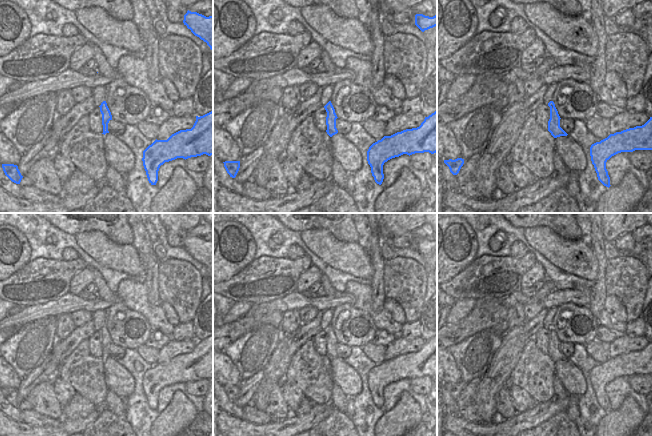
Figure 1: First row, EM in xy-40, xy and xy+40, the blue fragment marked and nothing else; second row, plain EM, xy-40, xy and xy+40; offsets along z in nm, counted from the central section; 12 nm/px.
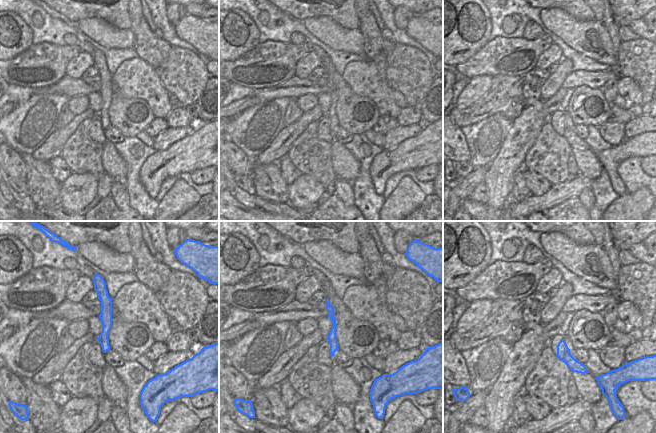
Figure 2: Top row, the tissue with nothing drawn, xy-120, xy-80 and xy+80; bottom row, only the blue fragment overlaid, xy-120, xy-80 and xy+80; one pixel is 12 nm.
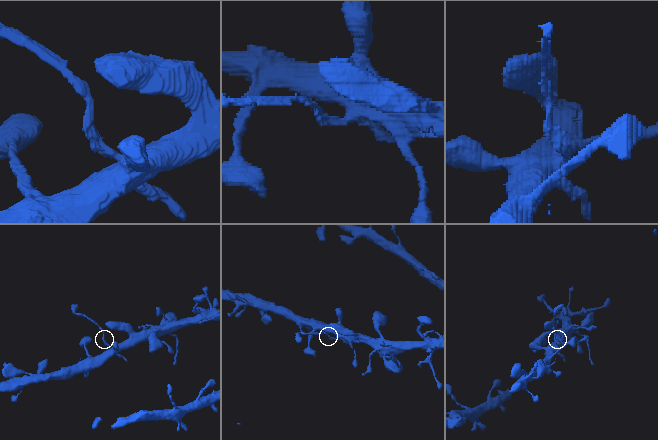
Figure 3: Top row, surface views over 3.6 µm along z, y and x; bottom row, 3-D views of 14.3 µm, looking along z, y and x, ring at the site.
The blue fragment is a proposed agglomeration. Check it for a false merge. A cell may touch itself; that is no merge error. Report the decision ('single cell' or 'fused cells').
fused cells

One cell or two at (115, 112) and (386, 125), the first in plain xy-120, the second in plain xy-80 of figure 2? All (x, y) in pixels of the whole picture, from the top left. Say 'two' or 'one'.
two

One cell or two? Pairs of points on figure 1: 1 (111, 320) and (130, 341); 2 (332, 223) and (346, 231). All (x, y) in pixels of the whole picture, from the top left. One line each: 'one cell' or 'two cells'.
1: one cell
2: one cell

